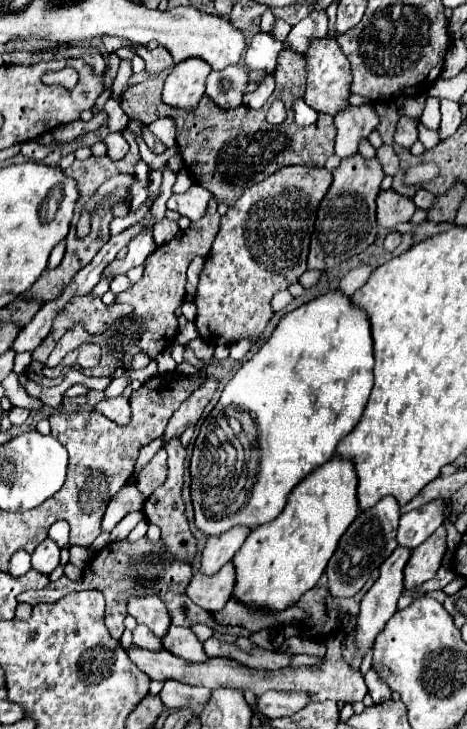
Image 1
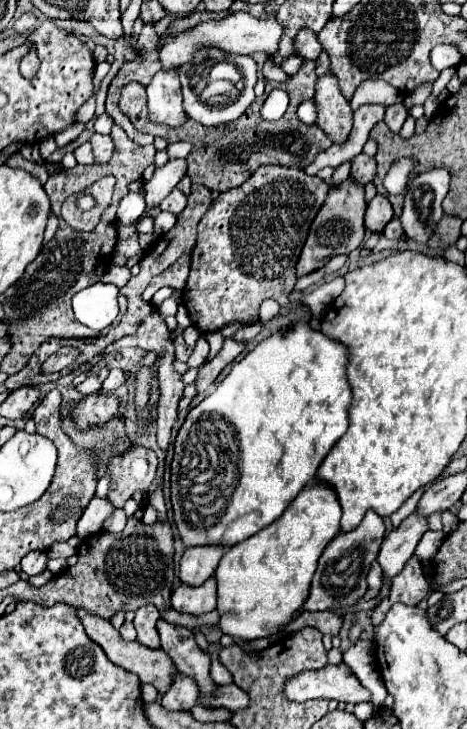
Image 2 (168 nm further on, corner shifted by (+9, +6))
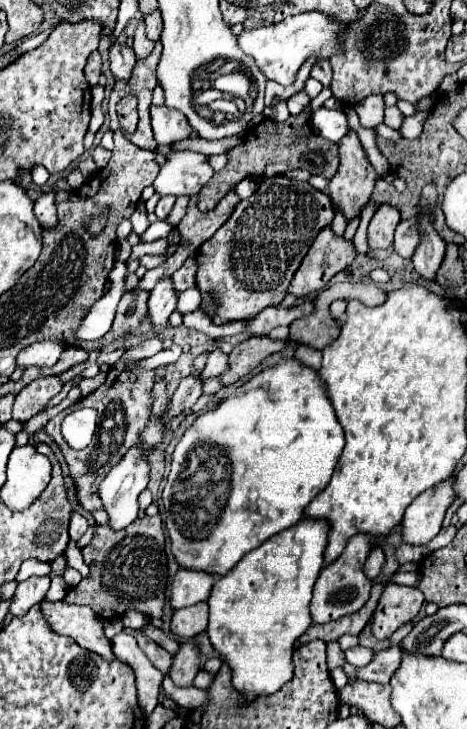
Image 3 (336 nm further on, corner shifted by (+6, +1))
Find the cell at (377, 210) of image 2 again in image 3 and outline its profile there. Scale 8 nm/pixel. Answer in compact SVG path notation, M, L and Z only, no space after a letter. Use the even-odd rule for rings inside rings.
M380 204L368 226L368 246L370 248L392 246L392 238L398 222L400 222L400 210L390 204Z

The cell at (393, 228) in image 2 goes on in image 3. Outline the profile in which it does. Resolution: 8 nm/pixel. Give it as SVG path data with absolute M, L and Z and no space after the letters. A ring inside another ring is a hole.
M408 218L402 220L396 228L394 236L394 252L400 254L402 258L412 258L414 250L420 244L420 230L418 230L418 218Z

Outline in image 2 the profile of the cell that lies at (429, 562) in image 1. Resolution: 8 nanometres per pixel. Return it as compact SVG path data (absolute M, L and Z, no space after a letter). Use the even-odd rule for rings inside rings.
M413 555L403 571L393 579L391 593L387 599L383 599L375 609L373 609L373 625L379 625L385 617L385 613L395 605L395 603L405 603L405 605L417 605L421 599L425 599L429 593L429 585L423 575L423 565L417 555Z

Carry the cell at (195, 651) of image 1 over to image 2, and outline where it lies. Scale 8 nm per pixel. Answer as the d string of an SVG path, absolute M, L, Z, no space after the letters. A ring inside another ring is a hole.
M163 619L157 621L157 631L161 635L161 649L173 659L179 673L195 679L201 697L211 697L219 685L211 677L211 657L197 647L193 631Z

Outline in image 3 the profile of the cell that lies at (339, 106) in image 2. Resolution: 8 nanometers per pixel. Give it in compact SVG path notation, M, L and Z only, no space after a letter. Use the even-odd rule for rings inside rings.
M350 130L348 136L342 138L338 146L340 146L340 168L338 168L336 176L328 184L328 196L332 200L334 210L342 210L342 214L350 222L370 202L370 196L372 196L374 184L378 180L378 174L372 168L372 164L368 162L368 158L366 158L366 154L364 154L364 150L360 146L360 140L354 130Z

